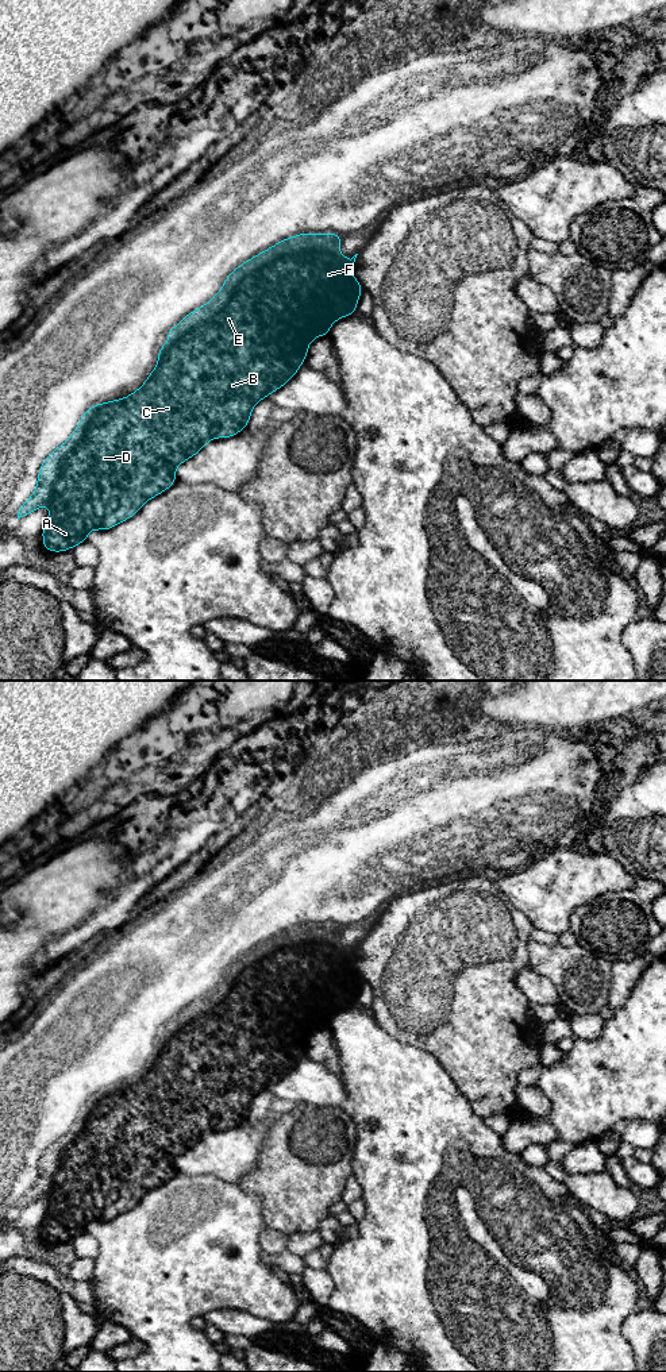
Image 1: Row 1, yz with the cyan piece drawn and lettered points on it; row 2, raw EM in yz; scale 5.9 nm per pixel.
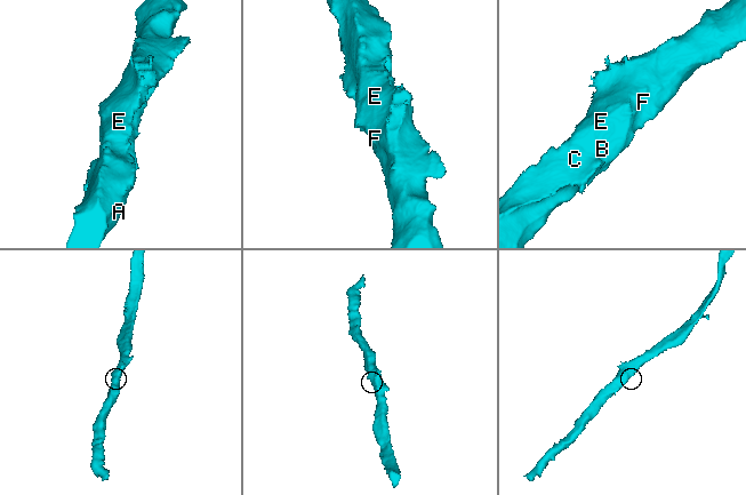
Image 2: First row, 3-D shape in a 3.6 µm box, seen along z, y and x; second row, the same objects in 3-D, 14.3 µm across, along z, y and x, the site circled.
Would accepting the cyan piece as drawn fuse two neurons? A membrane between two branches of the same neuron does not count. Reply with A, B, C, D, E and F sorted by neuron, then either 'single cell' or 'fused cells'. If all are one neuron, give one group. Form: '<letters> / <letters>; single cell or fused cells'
A B C D E F; single cell

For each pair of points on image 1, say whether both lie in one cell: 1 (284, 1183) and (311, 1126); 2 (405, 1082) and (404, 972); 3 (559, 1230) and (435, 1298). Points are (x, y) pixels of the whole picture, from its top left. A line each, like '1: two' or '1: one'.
1: one
2: two
3: one

